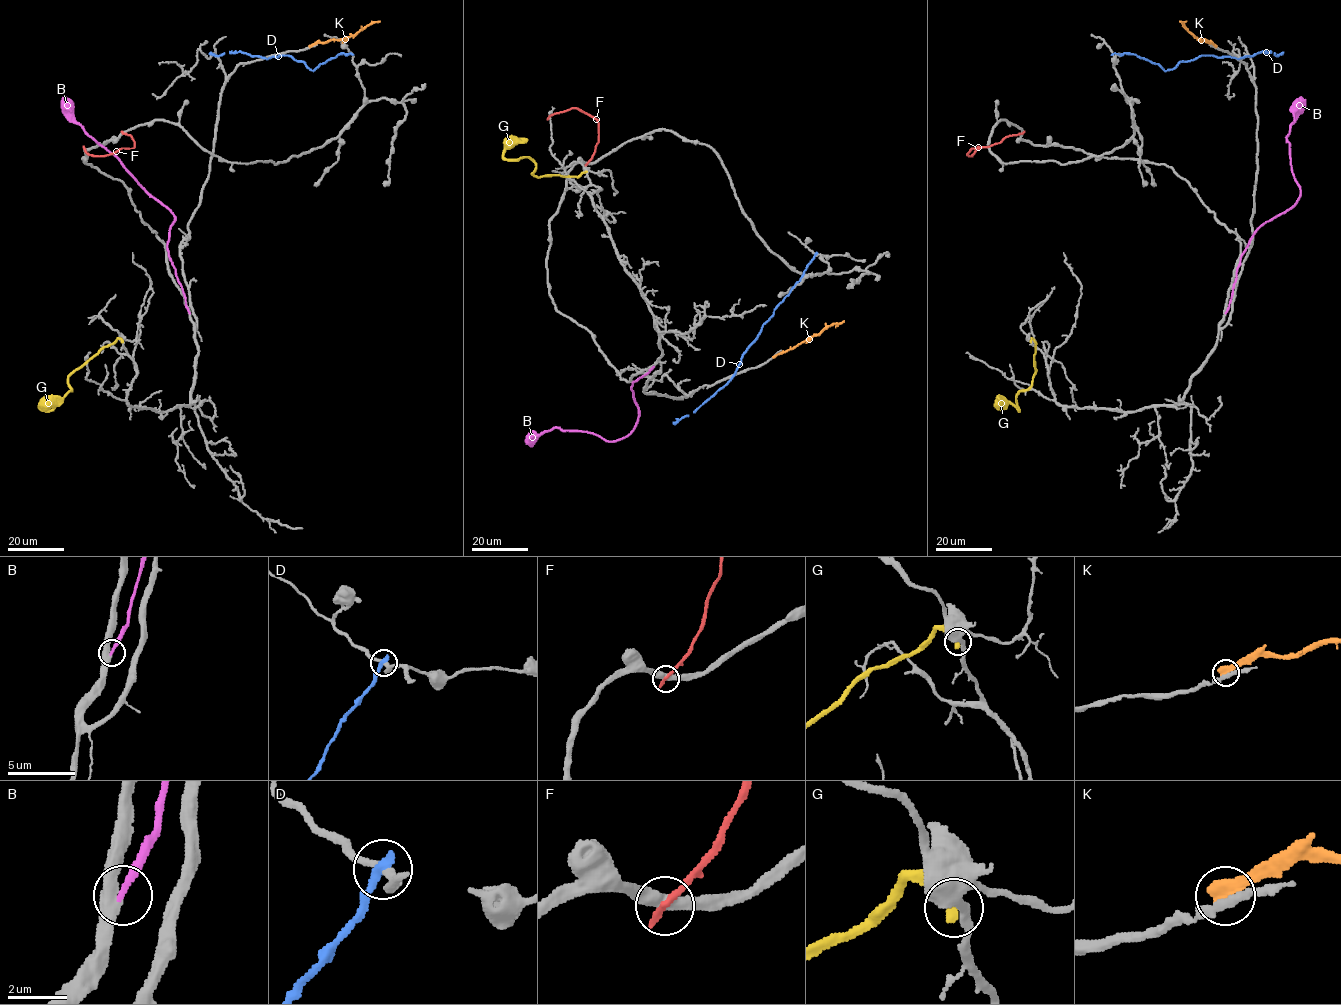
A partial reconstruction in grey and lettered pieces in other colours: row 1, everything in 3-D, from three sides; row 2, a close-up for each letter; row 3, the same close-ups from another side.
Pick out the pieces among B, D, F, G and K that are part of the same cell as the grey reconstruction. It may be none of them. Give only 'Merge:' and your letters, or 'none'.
Merge: B

